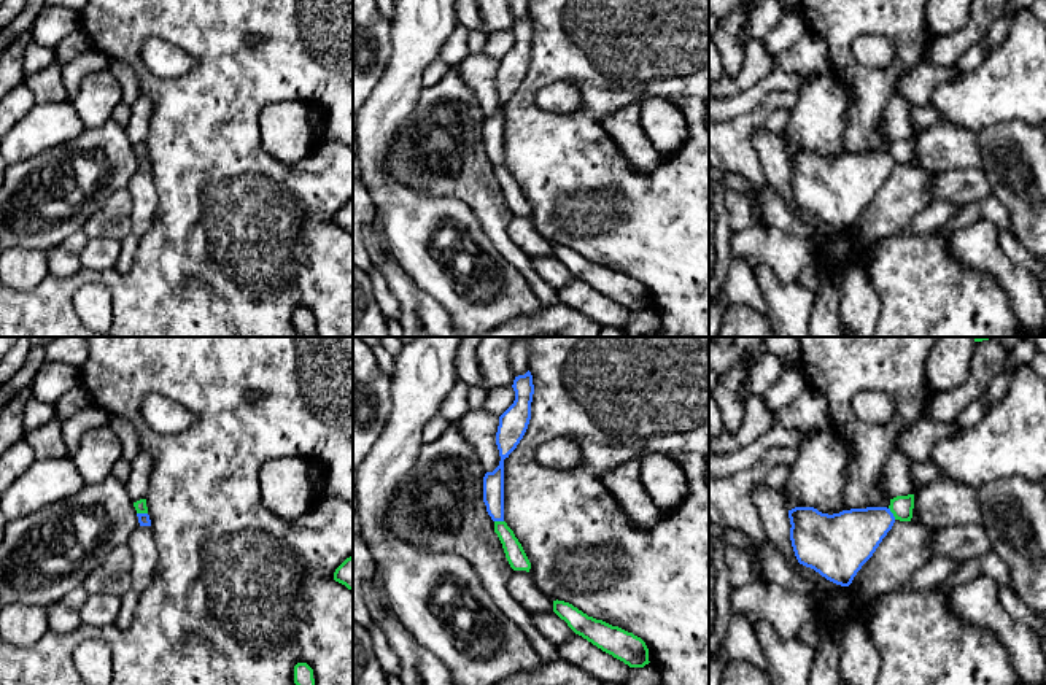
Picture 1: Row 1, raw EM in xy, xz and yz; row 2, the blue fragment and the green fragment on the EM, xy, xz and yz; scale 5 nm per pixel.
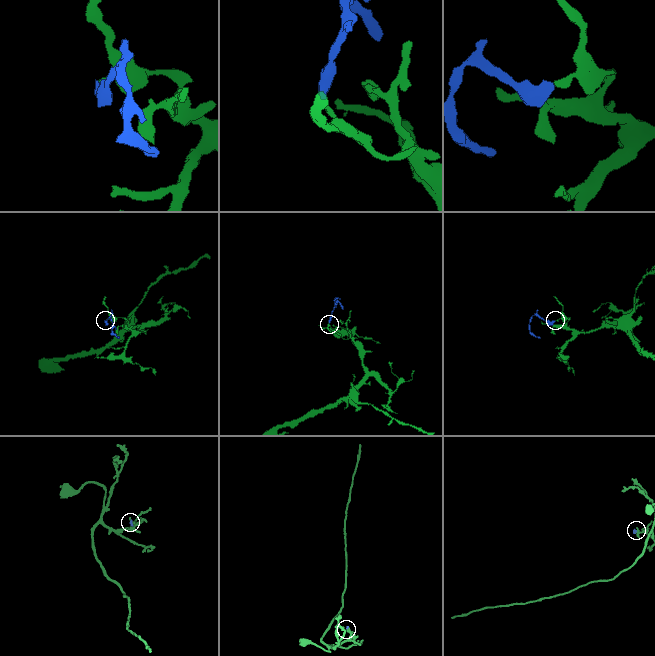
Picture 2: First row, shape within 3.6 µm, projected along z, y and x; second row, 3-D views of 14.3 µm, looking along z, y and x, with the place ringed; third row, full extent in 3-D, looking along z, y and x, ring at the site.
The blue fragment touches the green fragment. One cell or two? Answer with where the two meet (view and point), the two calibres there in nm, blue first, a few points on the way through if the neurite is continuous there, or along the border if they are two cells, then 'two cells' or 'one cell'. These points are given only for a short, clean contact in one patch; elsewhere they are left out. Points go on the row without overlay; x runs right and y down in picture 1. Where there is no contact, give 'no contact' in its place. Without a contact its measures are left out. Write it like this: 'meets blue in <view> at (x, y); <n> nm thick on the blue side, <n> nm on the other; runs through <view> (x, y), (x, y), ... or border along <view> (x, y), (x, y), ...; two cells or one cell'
meets blue in yz at (892, 158); 280 nm thick on the blue side, 110 nm on the other; border along yz (889, 151), (895, 162); two cells

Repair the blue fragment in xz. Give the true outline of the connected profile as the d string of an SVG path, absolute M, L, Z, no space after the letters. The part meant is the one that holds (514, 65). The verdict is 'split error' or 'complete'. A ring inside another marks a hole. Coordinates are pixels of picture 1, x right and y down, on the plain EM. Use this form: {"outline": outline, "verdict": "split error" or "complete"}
{"outline": "M528 14L518 19L512 29L515 35L513 48L499 60L496 89L499 94L499 110L483 121L483 146L493 165L504 165L504 103L517 92L523 83L529 64L534 38L533 19Z", "verdict": "complete"}

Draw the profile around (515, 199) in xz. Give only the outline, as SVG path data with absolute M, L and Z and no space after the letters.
M494 165L494 176L498 178L506 202L510 208L510 211L513 215L526 215L529 216L531 213L531 207L521 191L521 188L518 186L518 183L515 181L513 175L507 170L506 165Z

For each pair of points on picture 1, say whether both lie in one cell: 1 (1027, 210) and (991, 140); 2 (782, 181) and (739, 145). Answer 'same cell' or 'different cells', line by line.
1: same cell
2: different cells

